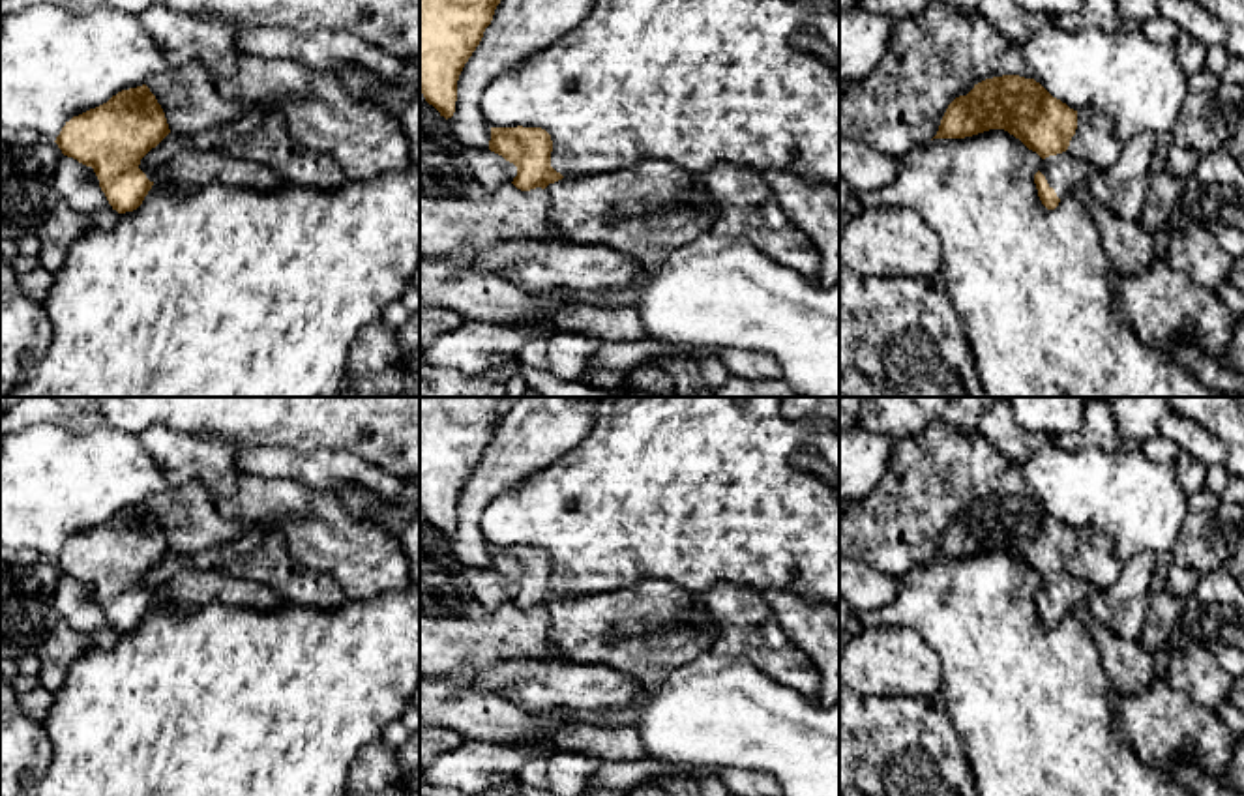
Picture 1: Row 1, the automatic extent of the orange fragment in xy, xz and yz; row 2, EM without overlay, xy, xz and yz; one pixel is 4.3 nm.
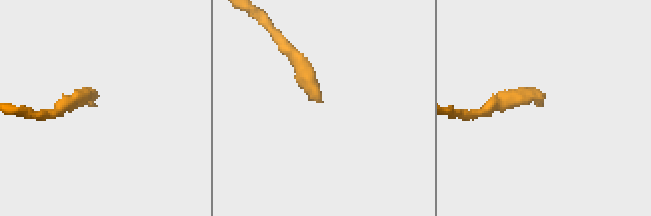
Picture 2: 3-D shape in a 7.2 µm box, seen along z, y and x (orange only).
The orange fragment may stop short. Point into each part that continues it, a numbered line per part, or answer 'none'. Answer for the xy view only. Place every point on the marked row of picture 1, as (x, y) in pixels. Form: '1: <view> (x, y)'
1: xy (190, 169)

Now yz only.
1: yz (1063, 171)

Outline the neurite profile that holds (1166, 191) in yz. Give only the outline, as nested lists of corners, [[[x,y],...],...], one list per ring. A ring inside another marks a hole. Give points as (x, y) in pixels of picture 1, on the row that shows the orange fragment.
[[[1169,170],[1152,172],[1143,202],[1141,225],[1148,234],[1169,227],[1171,215],[1186,200],[1186,182]]]

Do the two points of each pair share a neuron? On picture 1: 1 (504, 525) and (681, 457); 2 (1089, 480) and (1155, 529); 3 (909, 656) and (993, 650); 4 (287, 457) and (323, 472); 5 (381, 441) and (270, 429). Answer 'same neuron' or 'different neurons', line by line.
1: same neuron
2: same neuron
3: different neurons
4: same neuron
5: same neuron

